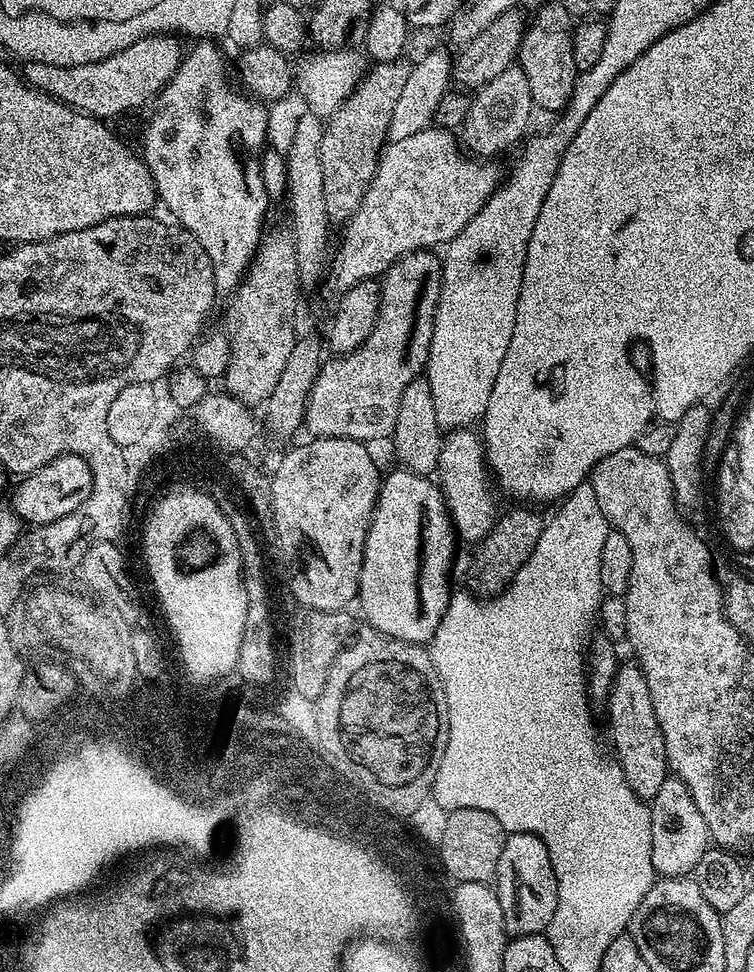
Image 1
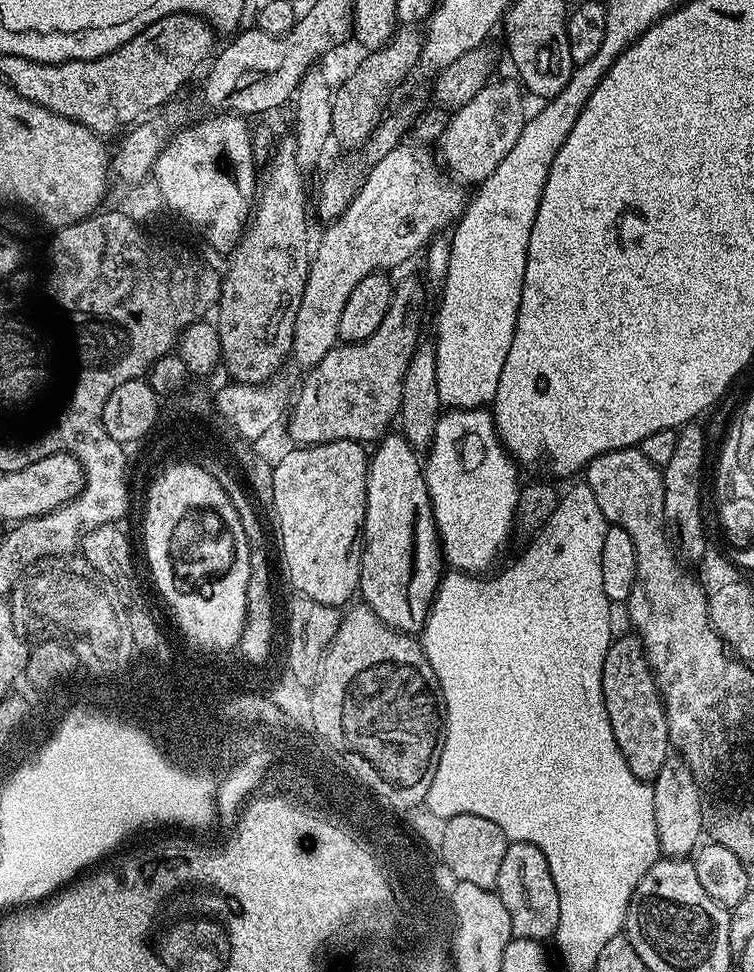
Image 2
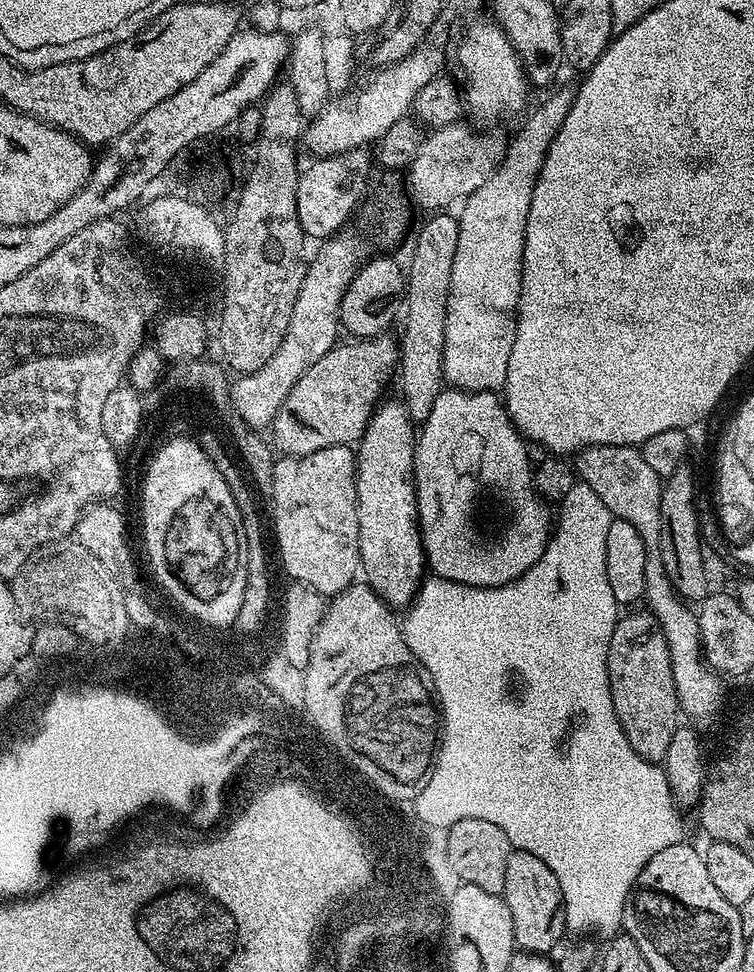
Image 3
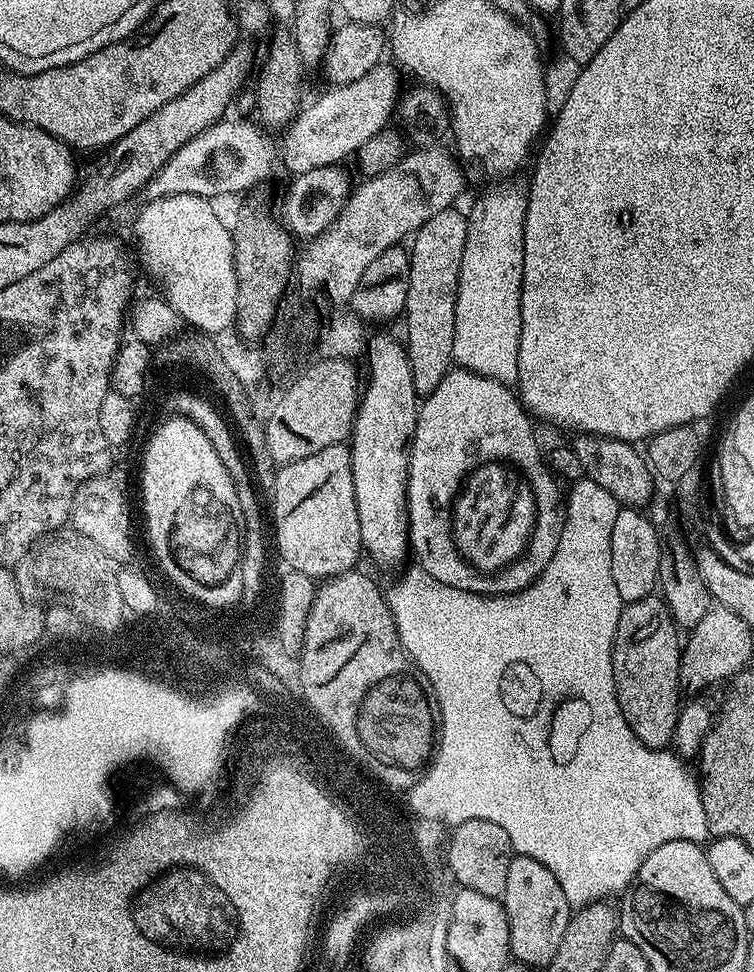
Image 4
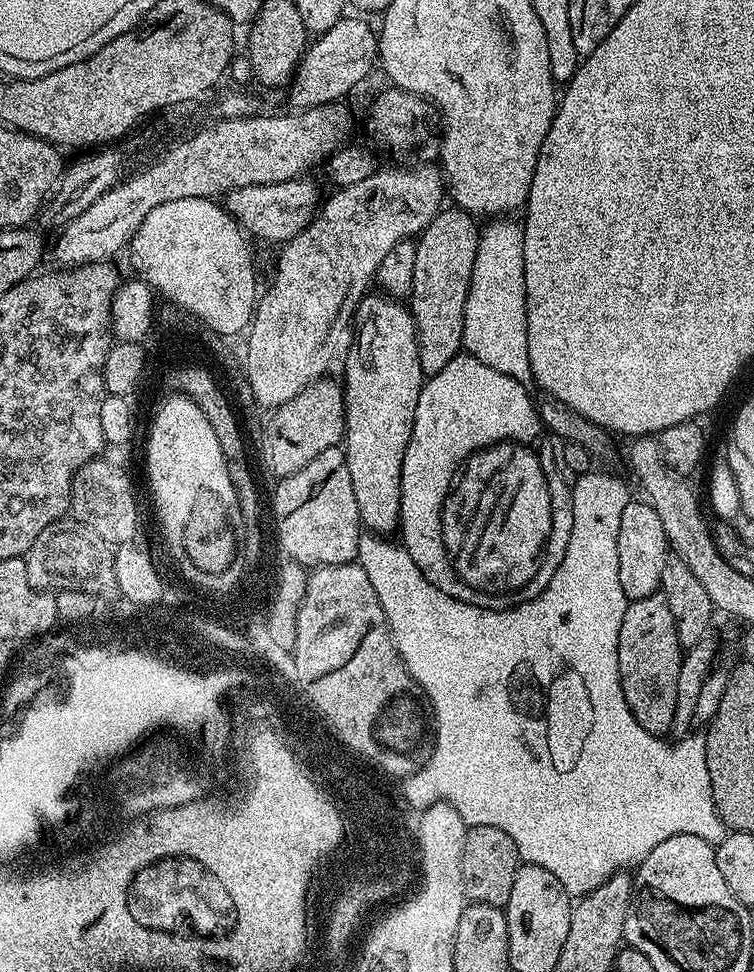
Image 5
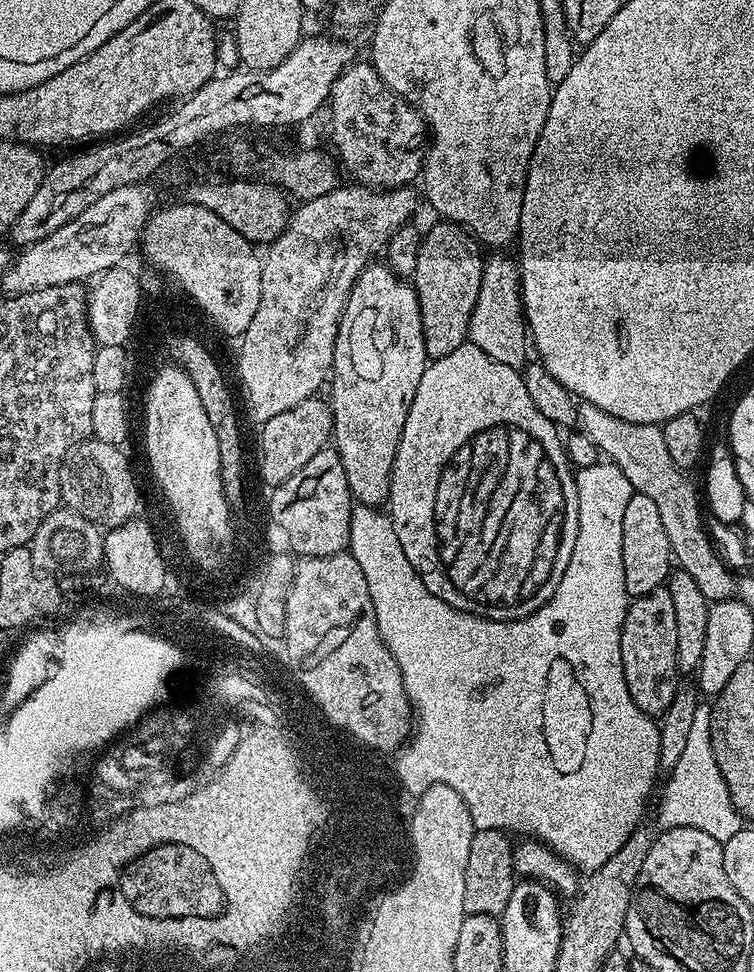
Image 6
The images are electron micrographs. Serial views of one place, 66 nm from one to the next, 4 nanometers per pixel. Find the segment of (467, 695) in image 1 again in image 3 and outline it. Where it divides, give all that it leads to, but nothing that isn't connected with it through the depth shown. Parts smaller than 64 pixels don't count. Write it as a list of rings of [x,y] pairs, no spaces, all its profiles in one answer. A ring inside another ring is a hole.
[[[575,482],[570,486],[558,507],[560,512],[558,508],[546,550],[542,558],[530,566],[530,570],[522,573],[517,580],[497,588],[466,586],[462,582],[439,578],[425,579],[416,592],[416,599],[407,609],[408,617],[403,617],[402,627],[406,646],[410,646],[414,658],[418,658],[418,662],[430,670],[430,678],[434,678],[436,699],[442,713],[442,739],[436,754],[436,765],[428,777],[427,786],[415,798],[415,819],[421,825],[428,827],[429,824],[440,830],[447,830],[454,822],[462,822],[462,818],[482,818],[486,822],[494,822],[494,826],[506,834],[515,851],[534,854],[534,858],[542,858],[542,862],[554,870],[554,878],[558,878],[558,886],[562,886],[564,906],[574,906],[574,922],[584,922],[584,906],[618,906],[626,903],[646,862],[650,862],[658,850],[666,850],[666,846],[681,843],[685,839],[684,820],[680,817],[681,809],[672,799],[663,767],[634,754],[634,746],[626,742],[622,724],[614,714],[614,698],[610,698],[608,655],[610,638],[618,619],[618,605],[610,590],[610,578],[606,578],[606,534],[614,518],[612,511],[583,482]]]

